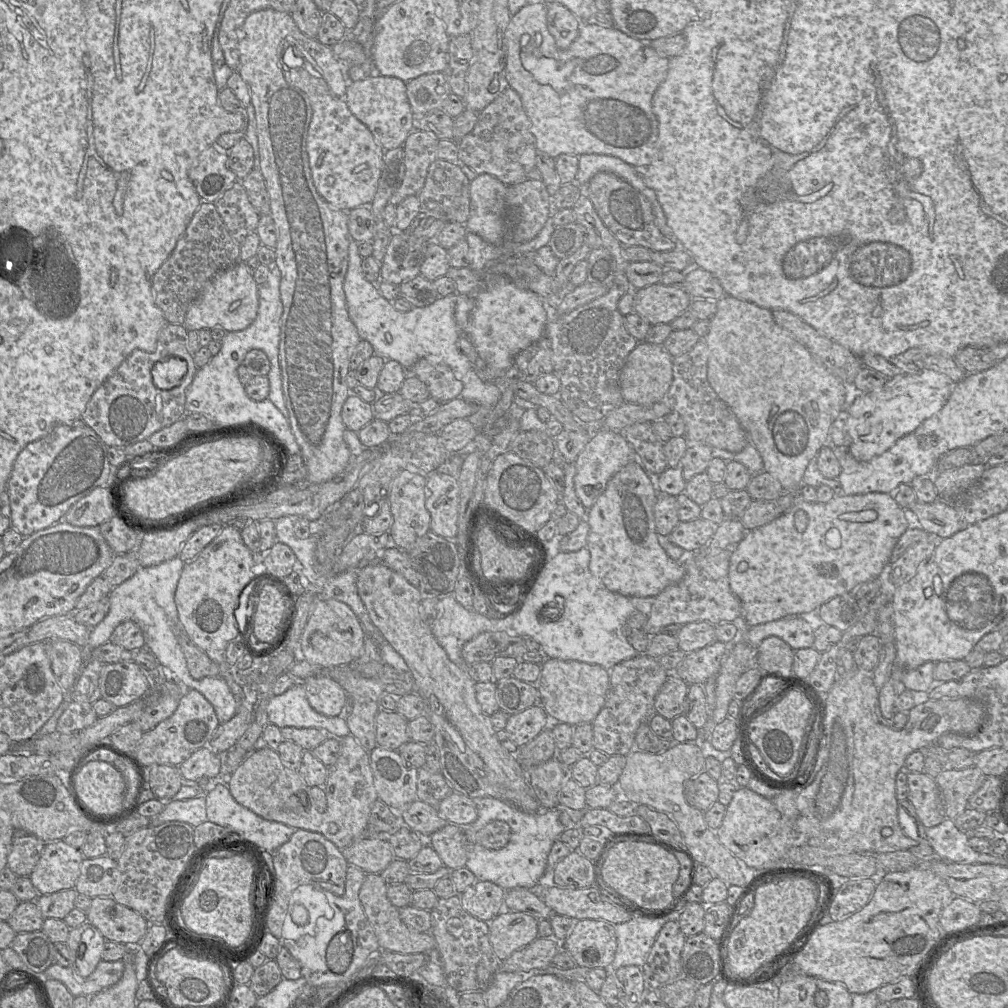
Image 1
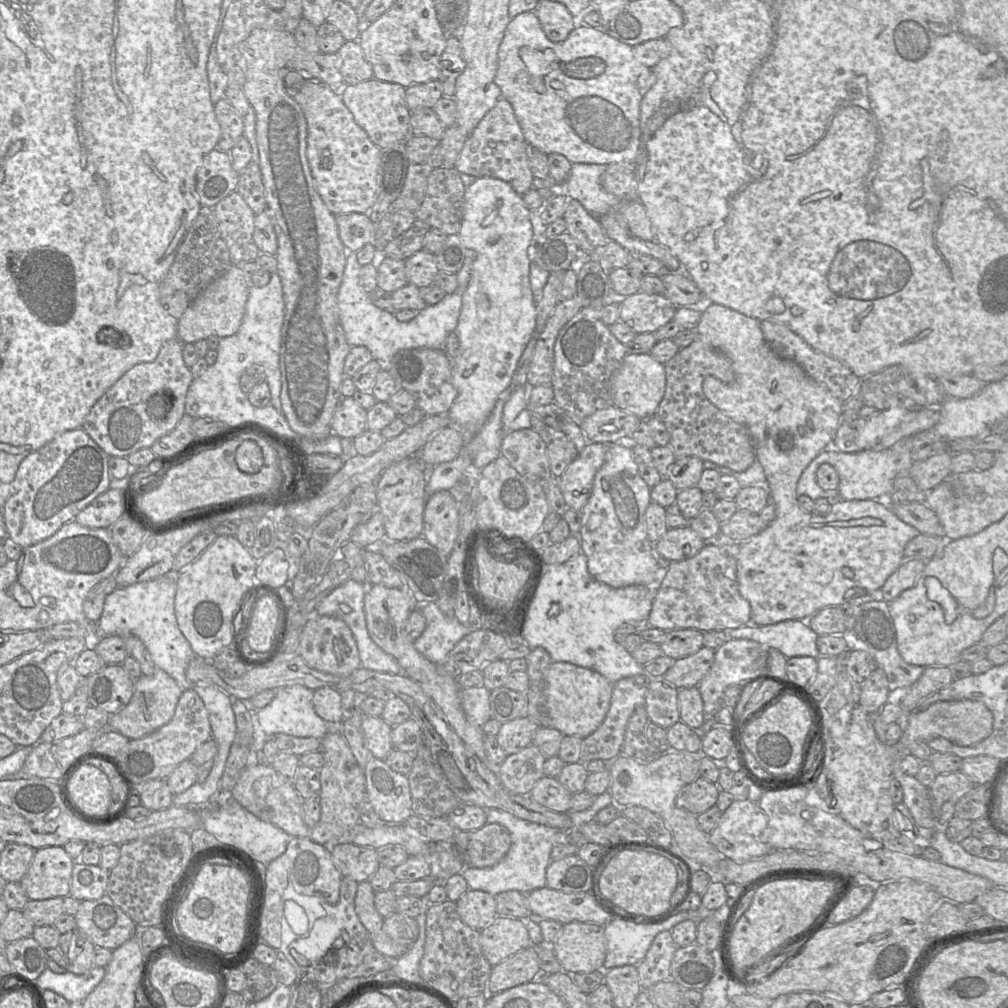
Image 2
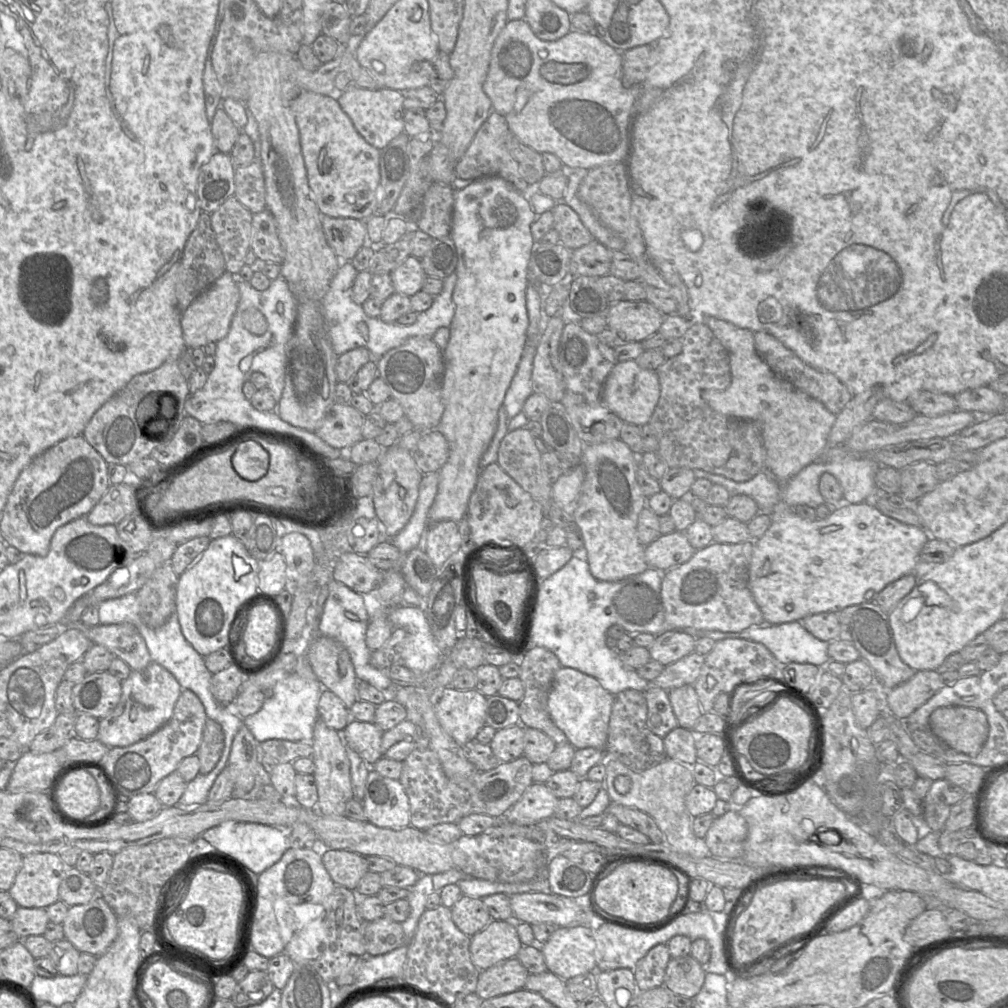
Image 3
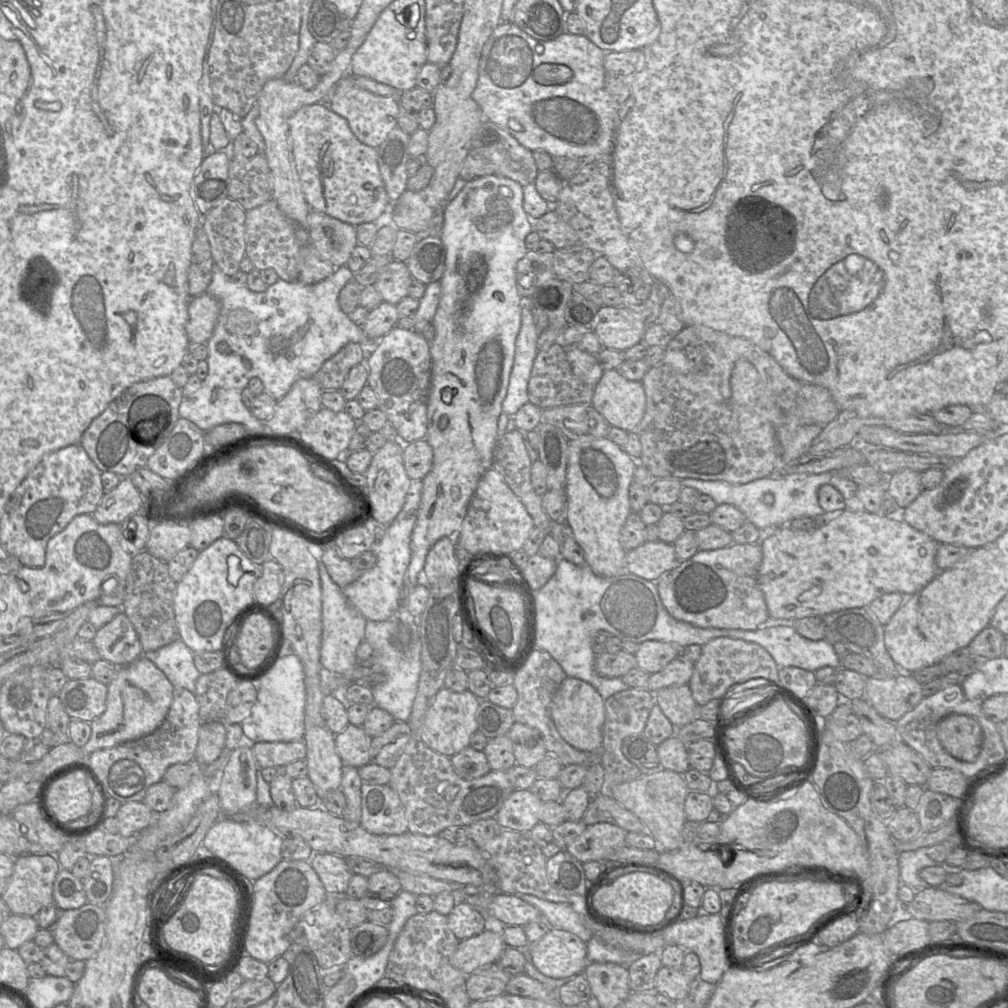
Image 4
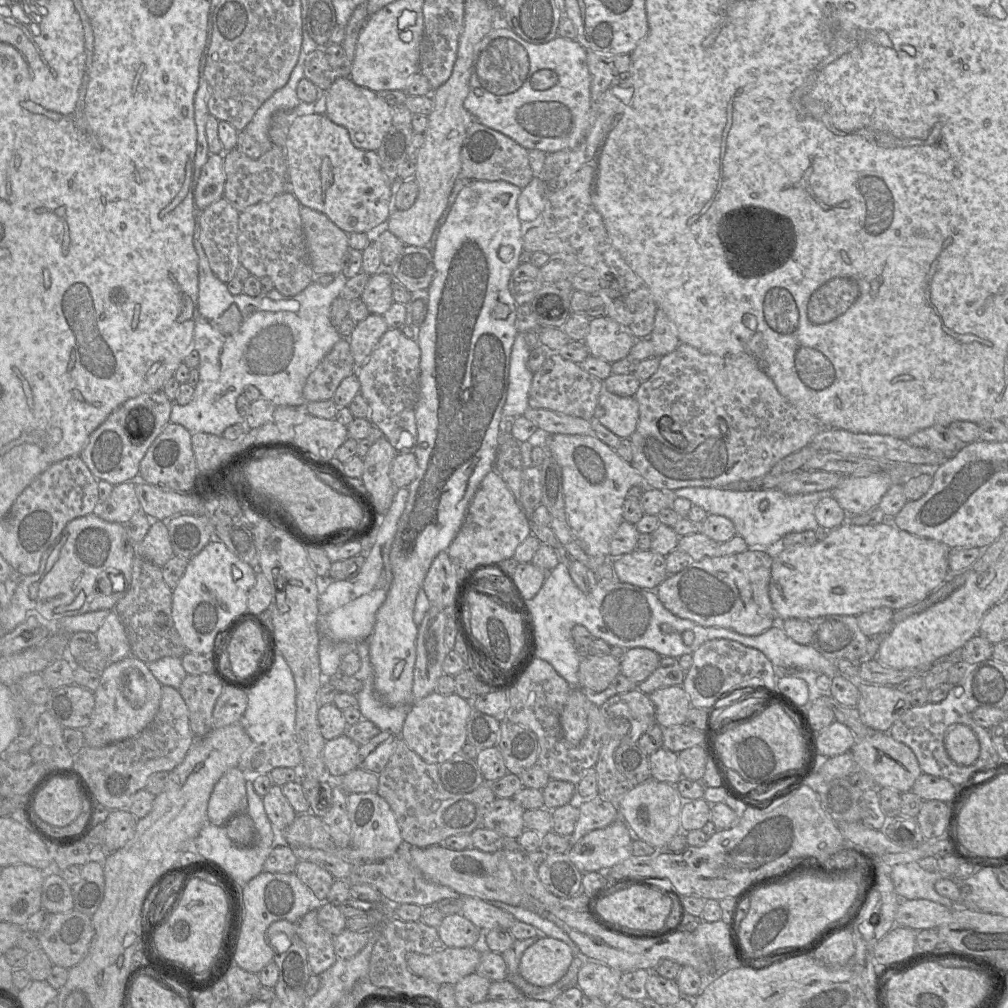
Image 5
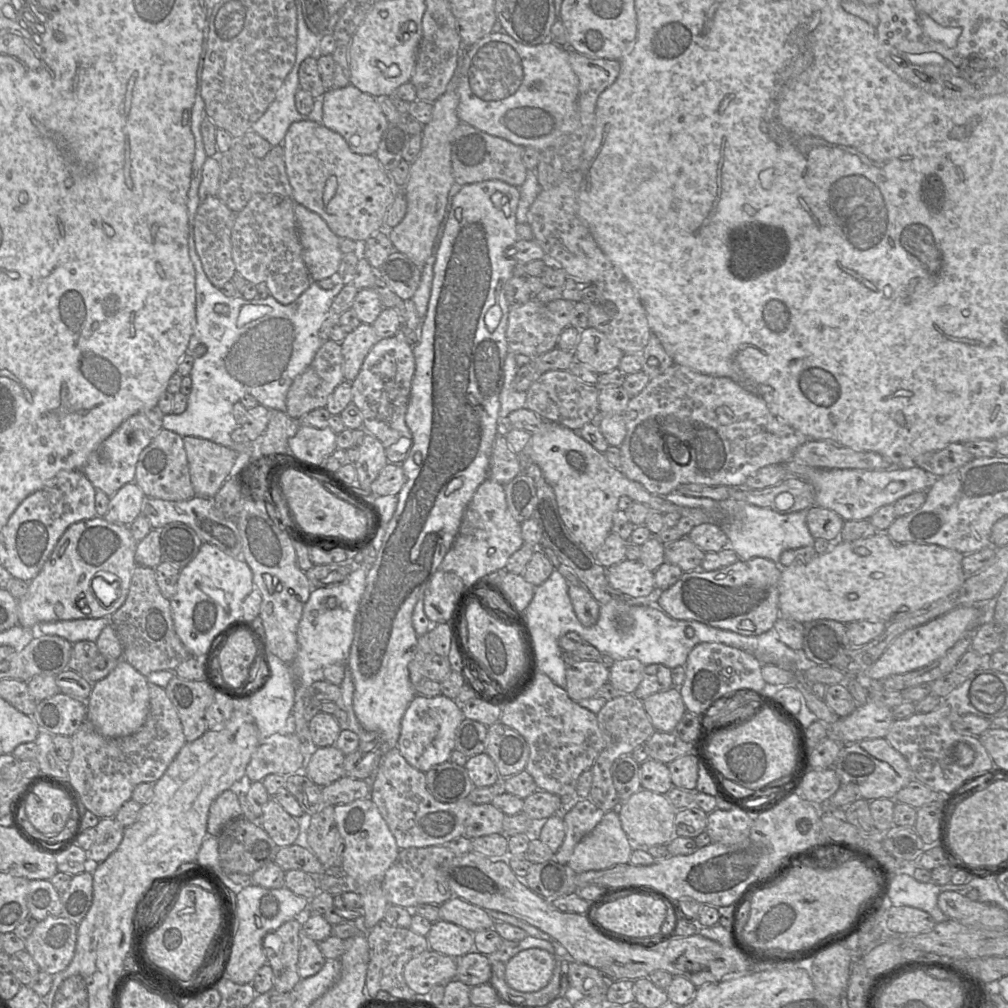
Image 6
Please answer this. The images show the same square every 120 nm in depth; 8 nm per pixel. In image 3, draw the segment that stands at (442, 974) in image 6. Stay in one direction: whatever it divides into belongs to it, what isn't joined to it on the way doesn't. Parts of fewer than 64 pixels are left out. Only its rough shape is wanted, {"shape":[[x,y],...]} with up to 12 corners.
{"shape":[[492,920],[471,937],[480,971],[523,947],[514,920]]}

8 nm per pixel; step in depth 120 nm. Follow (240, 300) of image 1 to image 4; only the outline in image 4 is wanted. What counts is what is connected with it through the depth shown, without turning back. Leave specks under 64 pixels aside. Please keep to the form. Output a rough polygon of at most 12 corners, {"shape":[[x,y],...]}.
{"shape":[[206,292],[191,299],[186,332],[192,345],[212,337],[220,308]]}

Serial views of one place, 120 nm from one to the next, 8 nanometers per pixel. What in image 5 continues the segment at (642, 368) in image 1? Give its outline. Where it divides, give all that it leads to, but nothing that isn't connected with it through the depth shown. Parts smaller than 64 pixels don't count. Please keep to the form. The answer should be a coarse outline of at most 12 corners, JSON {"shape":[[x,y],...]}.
{"shape":[[602,385],[599,423],[620,439],[636,430],[634,396],[615,395]]}

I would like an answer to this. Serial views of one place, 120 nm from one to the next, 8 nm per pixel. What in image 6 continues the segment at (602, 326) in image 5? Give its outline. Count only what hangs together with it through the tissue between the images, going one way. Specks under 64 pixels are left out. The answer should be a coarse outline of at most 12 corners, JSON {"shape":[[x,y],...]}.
{"shape":[[581,331],[575,361],[598,375],[617,368],[623,355],[605,334]]}

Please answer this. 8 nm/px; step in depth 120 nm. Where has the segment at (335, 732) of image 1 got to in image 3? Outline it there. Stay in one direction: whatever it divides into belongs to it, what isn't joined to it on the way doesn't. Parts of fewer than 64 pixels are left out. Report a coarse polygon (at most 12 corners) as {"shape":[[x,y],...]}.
{"shape":[[307,654],[243,719],[259,743],[312,741],[323,689]]}

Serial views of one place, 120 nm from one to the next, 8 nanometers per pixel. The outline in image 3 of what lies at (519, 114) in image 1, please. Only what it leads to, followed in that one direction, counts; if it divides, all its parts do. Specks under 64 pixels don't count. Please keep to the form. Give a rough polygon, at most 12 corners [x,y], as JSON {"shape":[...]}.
{"shape":[[492,111],[456,162],[461,179],[501,177],[534,189],[506,146],[505,117]]}

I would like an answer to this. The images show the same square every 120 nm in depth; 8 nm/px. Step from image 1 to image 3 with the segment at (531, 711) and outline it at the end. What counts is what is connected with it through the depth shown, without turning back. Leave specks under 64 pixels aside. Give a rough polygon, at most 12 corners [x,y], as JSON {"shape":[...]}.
{"shape":[[525,727],[496,731],[489,745],[501,763],[523,756]]}

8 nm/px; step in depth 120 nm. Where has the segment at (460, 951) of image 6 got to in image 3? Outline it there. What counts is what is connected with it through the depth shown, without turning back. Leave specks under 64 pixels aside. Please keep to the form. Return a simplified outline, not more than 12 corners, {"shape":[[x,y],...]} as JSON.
{"shape":[[462,895],[451,911],[469,937],[492,921],[480,898]]}

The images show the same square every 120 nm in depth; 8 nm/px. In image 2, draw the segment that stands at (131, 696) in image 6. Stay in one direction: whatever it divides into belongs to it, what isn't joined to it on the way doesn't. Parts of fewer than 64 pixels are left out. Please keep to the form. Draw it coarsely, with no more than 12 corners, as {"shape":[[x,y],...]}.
{"shape":[[159,668],[135,680],[108,728],[130,740],[172,719],[182,692]]}

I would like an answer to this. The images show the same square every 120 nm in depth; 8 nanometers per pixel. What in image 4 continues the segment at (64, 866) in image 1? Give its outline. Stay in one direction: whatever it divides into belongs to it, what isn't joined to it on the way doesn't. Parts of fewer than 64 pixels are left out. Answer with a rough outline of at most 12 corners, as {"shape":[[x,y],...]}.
{"shape":[[56,854],[15,858],[1,895],[11,914],[54,903]]}

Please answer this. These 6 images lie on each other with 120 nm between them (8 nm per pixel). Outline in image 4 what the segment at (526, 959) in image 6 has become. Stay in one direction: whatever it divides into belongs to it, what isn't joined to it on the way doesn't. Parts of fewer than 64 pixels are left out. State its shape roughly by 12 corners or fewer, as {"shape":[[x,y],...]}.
{"shape":[[551,929],[529,951],[536,969],[572,979],[588,964],[587,943]]}

